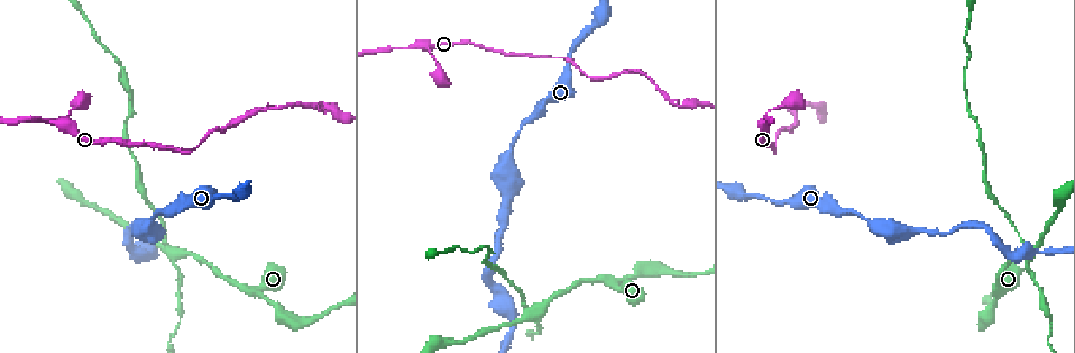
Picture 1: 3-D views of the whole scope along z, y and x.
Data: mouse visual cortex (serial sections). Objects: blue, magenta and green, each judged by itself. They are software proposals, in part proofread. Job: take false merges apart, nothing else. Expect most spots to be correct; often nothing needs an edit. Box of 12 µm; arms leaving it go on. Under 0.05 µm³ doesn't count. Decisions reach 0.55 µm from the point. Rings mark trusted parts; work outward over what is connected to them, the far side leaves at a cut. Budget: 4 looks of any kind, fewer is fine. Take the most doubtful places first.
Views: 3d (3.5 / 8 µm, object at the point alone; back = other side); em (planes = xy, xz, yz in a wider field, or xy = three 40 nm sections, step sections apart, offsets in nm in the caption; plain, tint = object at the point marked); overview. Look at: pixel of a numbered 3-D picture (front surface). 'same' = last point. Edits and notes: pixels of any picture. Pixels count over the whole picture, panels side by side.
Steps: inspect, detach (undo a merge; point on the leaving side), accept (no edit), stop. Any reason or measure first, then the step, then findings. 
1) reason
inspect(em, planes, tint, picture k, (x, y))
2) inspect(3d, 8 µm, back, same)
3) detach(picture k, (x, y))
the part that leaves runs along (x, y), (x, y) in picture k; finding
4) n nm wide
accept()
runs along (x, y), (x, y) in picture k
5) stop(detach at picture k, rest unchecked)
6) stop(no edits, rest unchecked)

four or more arms meet
inspect(3d, 8 µm, picture 1, (531, 308))

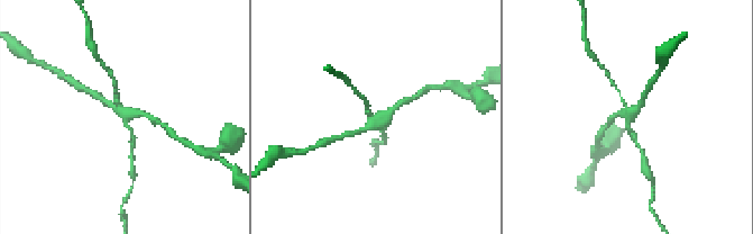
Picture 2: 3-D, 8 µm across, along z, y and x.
inspect(em, xy, step 5, tint, picture 2, (122, 110))

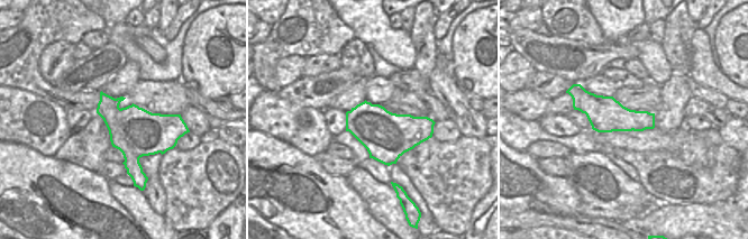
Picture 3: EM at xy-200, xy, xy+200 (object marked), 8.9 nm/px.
arms of 100, 150, 200, 200 nm
detach(picture 2, (132, 141))
a second cell is stuck on

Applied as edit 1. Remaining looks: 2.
arms part here
inspect(3d, 8 µm, picture 1, (986, 322))

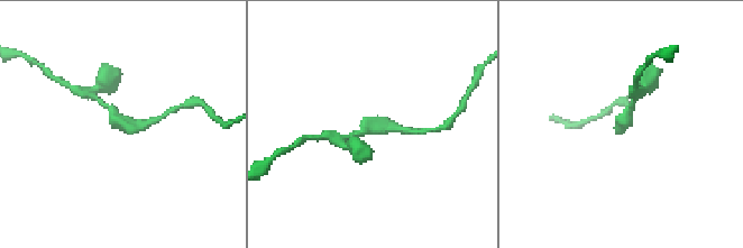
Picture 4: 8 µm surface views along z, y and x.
inspect(em, xy, step 5, tint, picture 4, (124, 126))

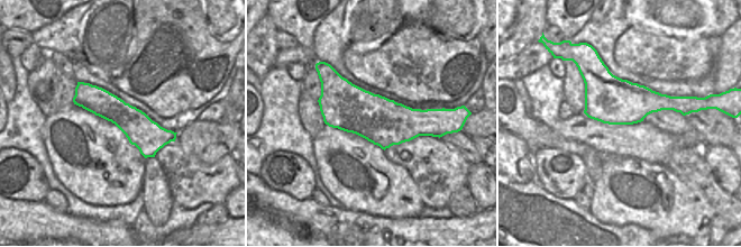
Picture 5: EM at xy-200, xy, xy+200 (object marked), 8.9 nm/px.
accept()
runs along (103, 102), (121, 122), (159, 118) in picture 4; all the same cell

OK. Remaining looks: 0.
stop(detach at picture 2, rest unchecked)

